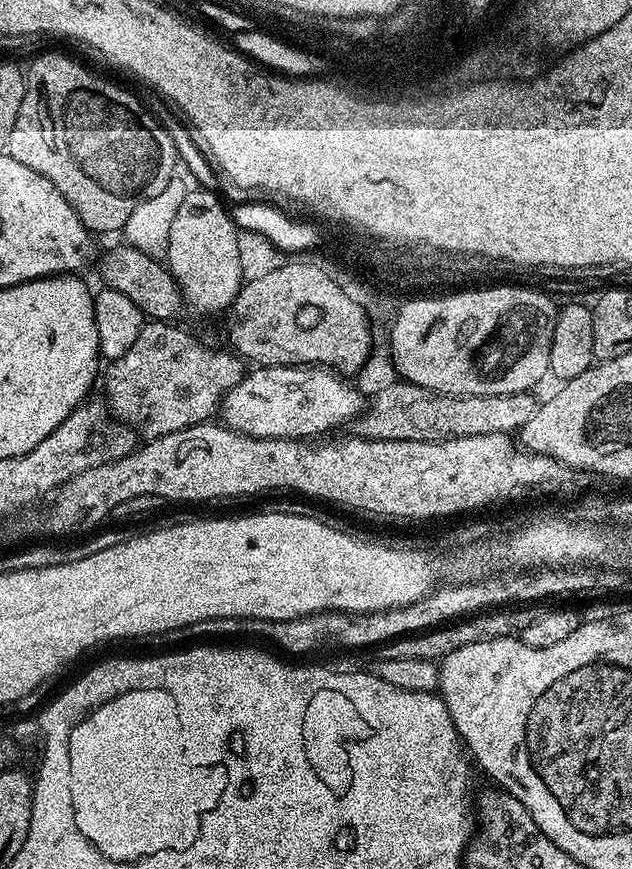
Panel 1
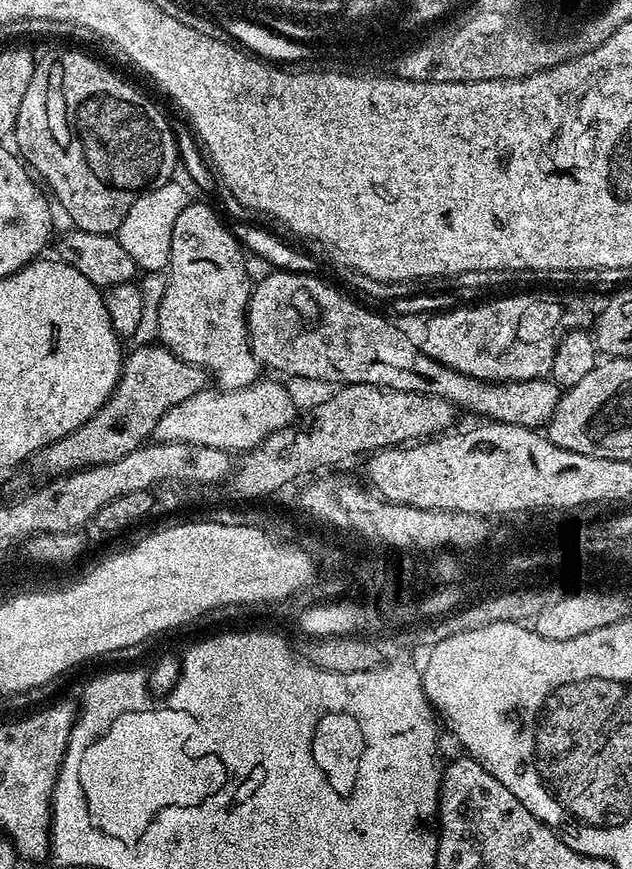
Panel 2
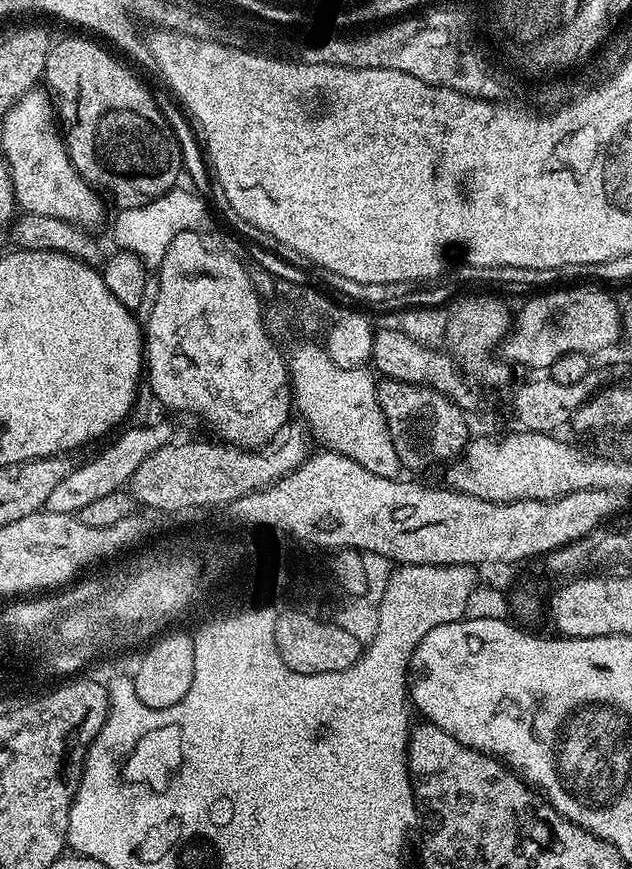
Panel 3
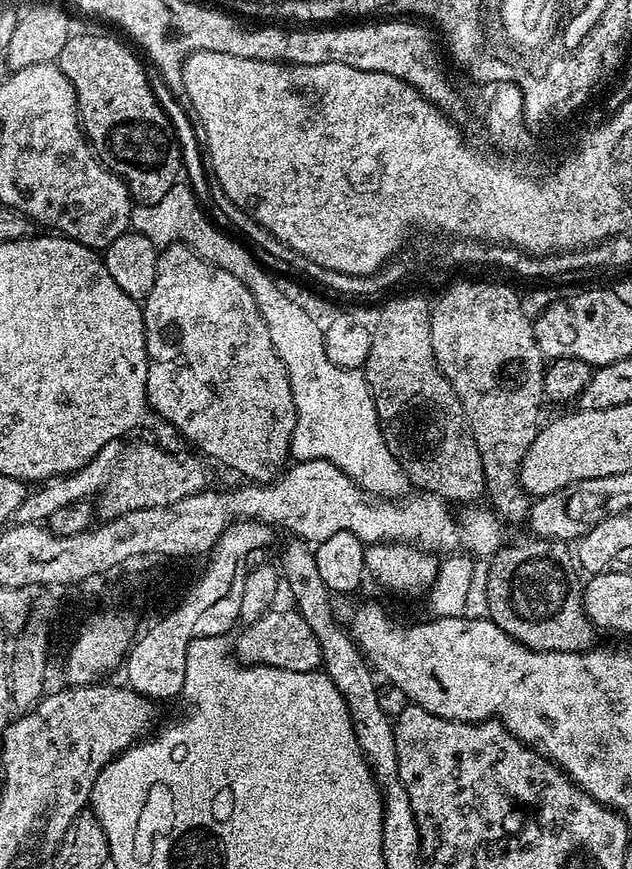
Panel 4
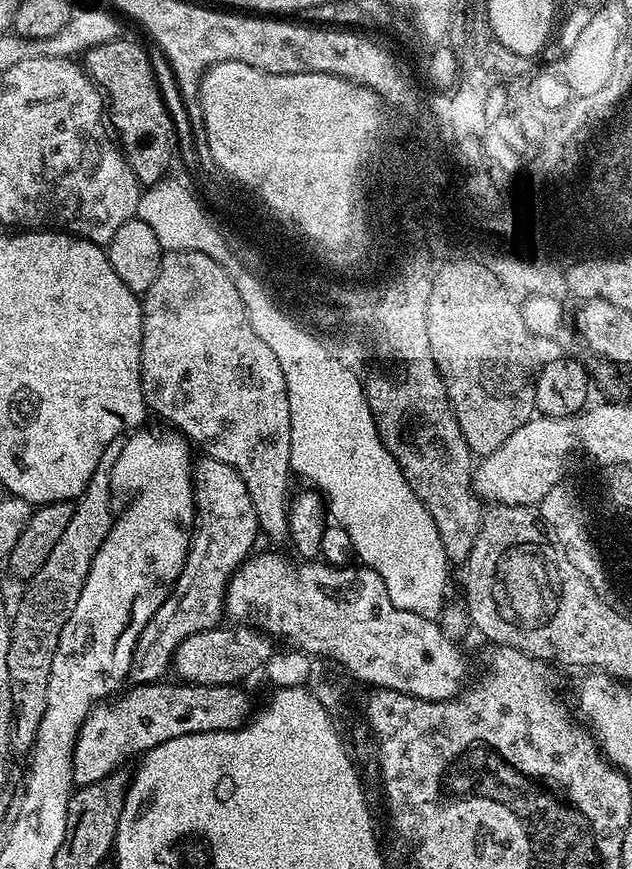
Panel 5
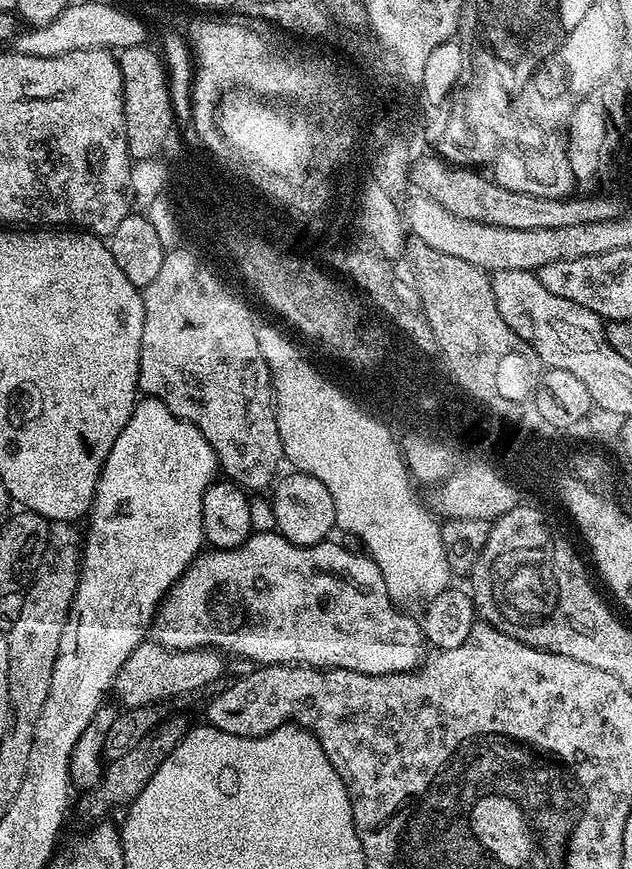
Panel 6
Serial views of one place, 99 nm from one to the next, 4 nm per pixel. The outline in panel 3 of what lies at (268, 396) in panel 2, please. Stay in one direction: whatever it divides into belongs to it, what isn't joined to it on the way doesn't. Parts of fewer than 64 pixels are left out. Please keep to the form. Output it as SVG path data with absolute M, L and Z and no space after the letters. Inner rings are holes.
M144 424L141 428L127 428L119 433L121 436L109 448L104 449L100 456L73 467L72 472L62 478L62 482L58 482L58 486L46 498L44 508L58 514L79 514L82 506L90 506L90 502L95 502L97 498L121 491L131 481L134 470L138 470L138 466L142 466L142 462L146 462L154 450L173 443L174 440L172 428L168 424Z

